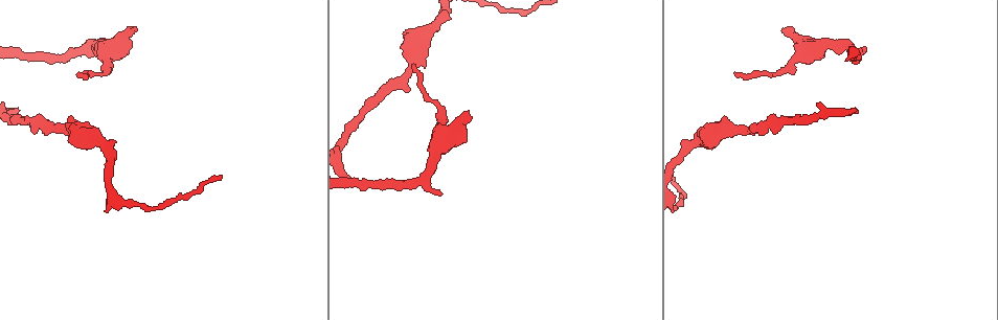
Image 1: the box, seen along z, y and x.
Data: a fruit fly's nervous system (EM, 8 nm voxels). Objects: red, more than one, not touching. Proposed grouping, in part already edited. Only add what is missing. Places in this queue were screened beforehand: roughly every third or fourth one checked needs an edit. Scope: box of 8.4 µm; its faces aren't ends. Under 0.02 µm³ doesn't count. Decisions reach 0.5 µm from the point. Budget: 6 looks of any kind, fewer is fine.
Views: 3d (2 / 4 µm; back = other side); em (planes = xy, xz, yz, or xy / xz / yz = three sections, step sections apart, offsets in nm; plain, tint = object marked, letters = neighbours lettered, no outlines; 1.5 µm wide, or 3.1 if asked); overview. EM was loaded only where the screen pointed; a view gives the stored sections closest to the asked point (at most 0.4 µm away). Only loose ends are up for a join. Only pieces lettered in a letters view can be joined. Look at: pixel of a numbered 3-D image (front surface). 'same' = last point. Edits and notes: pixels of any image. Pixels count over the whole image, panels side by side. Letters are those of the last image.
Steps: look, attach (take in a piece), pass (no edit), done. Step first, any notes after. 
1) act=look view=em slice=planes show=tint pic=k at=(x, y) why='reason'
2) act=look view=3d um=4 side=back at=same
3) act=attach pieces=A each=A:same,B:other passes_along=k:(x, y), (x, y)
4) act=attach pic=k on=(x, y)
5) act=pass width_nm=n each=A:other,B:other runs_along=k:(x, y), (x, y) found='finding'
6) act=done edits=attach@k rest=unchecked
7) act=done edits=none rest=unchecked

act=look view=3d um=4 side=back pic=1 at=(69, 117) why='free end'

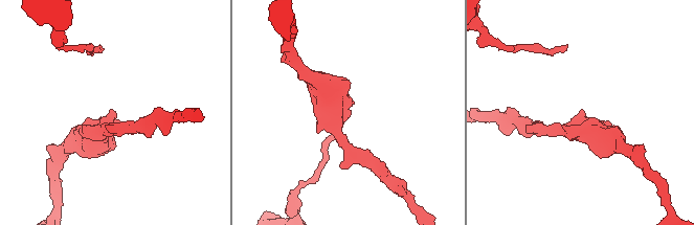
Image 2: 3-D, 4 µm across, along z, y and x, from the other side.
act=look view=em slice=xz step=8 show=tint pic=2 at=(347, 109)

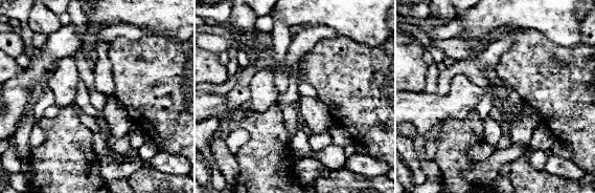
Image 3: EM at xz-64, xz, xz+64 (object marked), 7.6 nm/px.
act=look view=em slice=planes show=letters at=same

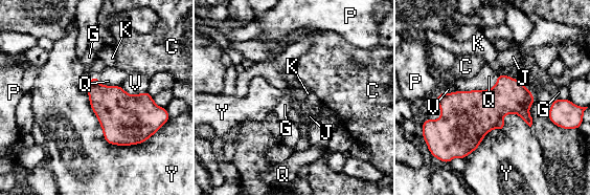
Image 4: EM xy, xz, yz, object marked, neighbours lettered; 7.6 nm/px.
act=pass width_nm=280 each=C:other,G:other,J:other,K:other,P:other,Q:other,V:other,Y:other border=4:(86, 93), (108, 143), (157, 131) found='no lettered piece goes on from it'

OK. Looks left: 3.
act=look view=3d um=2 pic=1 at=(469, 111) why='an open end'

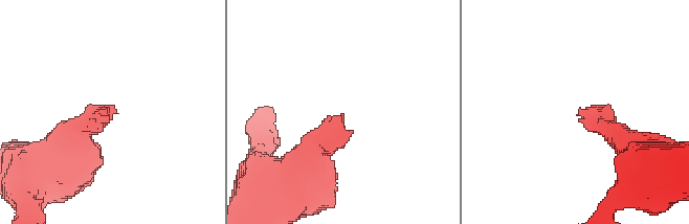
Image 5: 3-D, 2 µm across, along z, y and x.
act=look view=em slice=planes show=letters pic=5 at=(110, 107) why='shape alone is not enough'

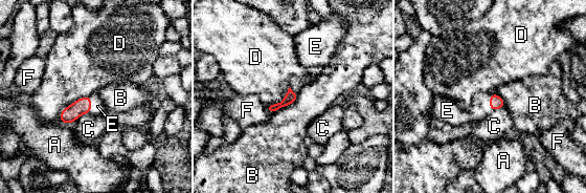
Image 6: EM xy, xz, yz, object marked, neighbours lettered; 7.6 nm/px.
act=attach pieces=E each=A:other,B:other,C:other,D:other,E:same,F:other passes_along=6:(83, 105), (90, 105), (97, 107) found='it goes on there'

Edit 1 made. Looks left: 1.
act=done edits=attach@6 rest=unchecked

